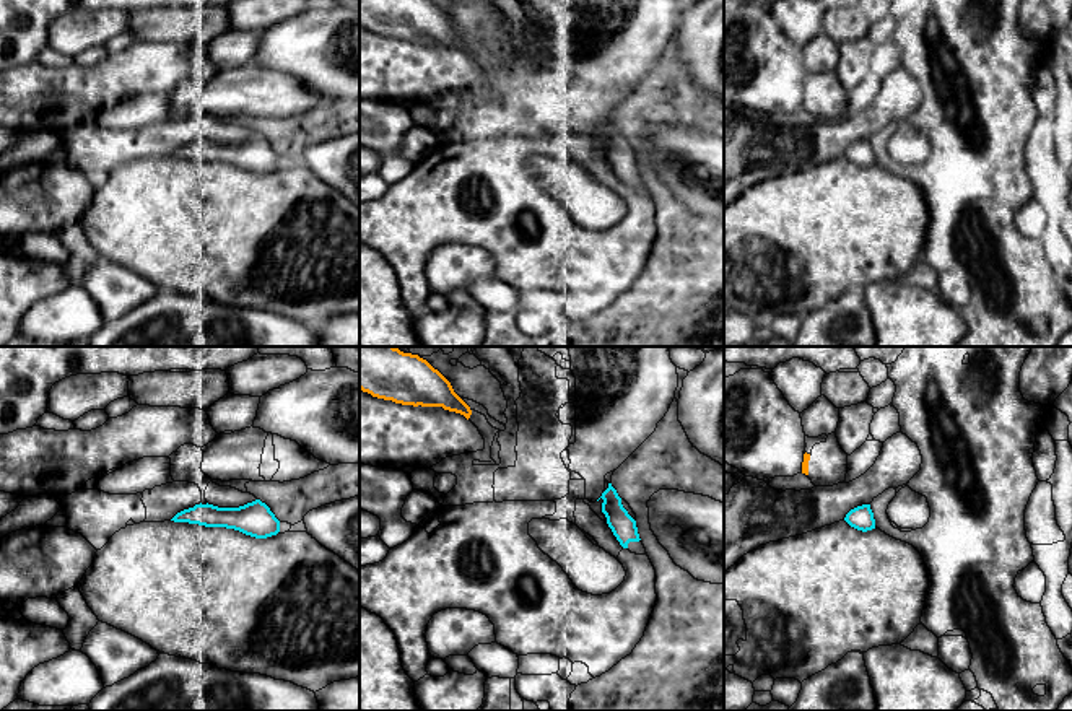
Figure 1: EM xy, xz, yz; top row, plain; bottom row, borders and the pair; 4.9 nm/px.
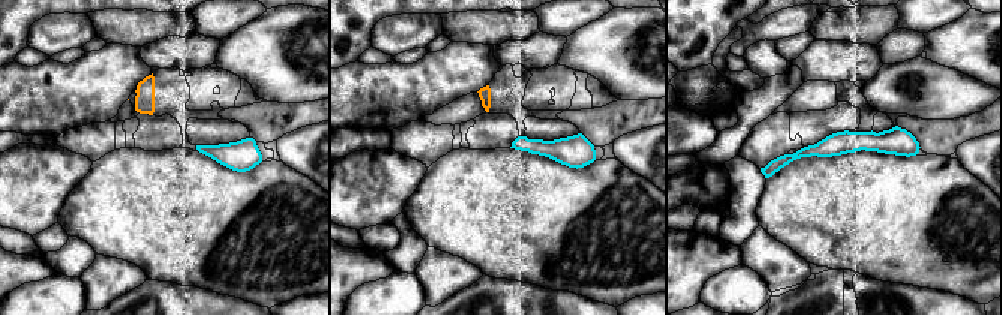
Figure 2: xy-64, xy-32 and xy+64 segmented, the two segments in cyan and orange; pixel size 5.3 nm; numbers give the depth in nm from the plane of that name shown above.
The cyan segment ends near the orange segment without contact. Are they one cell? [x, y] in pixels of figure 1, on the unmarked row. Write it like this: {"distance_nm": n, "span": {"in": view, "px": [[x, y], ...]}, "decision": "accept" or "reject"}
{"distance_nm": 280, "span": {"in": "yz", "px": [[846, 150], [807, 109]]}, "decision": "reject"}

